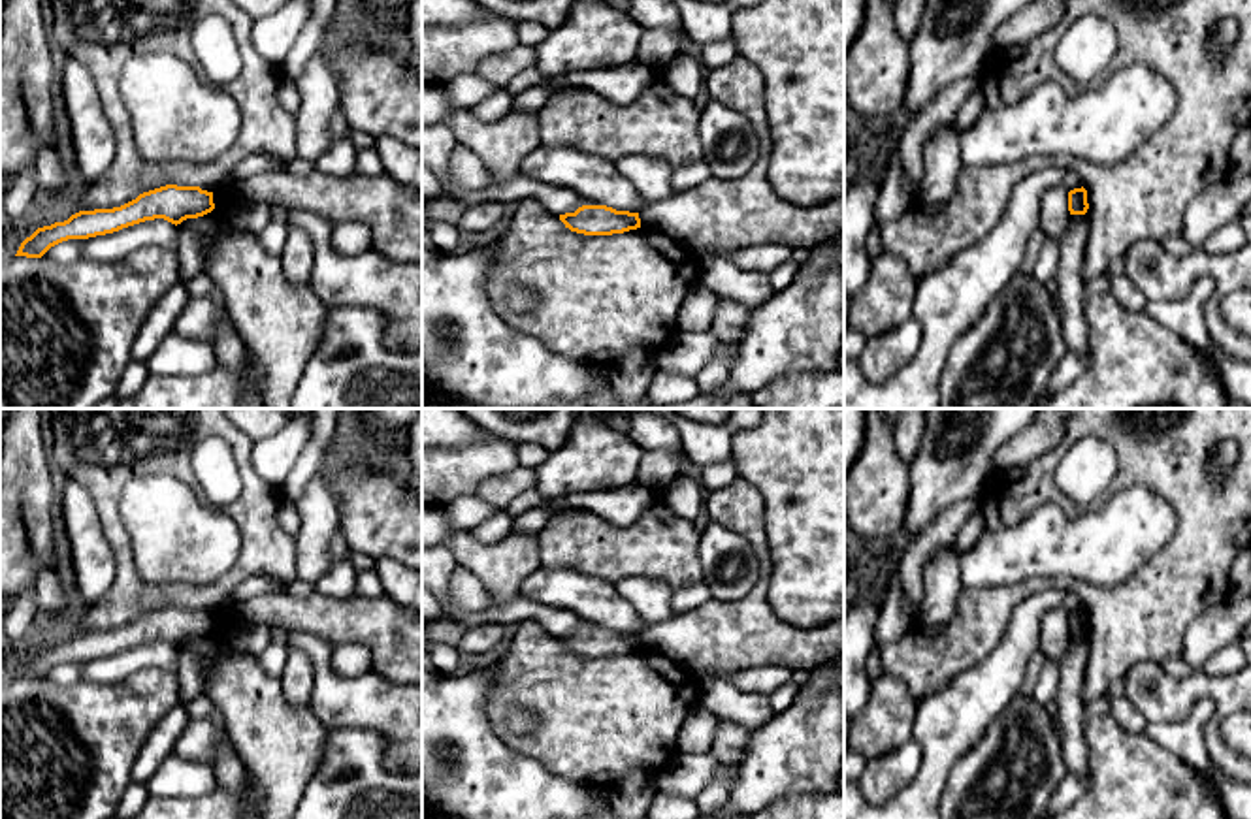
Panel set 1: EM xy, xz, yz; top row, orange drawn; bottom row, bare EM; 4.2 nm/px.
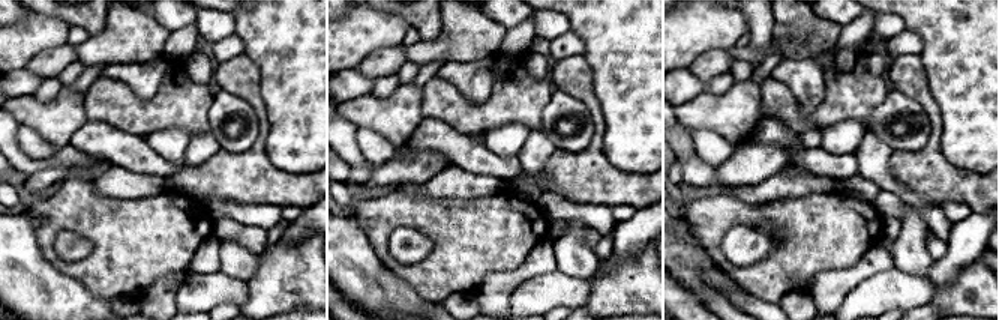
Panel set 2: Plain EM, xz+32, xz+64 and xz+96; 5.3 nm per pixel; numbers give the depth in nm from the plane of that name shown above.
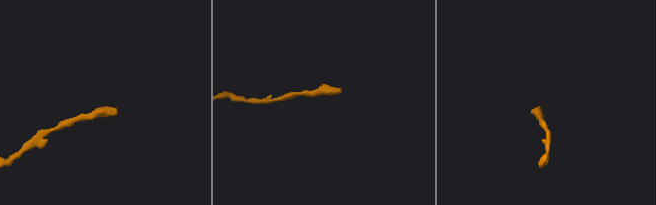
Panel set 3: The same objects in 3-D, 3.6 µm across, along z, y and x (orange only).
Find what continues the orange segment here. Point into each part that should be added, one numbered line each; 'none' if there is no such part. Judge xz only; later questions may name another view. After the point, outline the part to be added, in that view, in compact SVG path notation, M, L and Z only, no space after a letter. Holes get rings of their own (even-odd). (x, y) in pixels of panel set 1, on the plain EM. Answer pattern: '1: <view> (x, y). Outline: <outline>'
none

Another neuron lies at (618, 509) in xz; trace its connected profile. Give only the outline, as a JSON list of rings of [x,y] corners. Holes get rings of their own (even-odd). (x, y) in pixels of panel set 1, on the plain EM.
[[[639,484],[610,491],[565,495],[560,503],[603,520],[612,529],[624,529],[642,516],[658,499],[658,493]]]

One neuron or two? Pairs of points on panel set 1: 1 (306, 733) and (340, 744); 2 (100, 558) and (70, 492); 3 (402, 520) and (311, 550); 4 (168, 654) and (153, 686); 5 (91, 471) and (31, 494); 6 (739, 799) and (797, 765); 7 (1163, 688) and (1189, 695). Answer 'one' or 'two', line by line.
1: two
2: one
3: two
4: two
5: two
6: one
7: one

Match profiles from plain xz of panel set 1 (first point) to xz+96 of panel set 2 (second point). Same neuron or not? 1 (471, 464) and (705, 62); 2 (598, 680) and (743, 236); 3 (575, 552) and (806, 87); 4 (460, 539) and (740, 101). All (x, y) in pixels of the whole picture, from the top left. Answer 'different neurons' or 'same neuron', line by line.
1: different neurons
2: different neurons
3: different neurons
4: same neuron

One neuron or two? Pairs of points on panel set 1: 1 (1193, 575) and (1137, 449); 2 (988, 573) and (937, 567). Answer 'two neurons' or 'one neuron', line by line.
1: one neuron
2: two neurons

